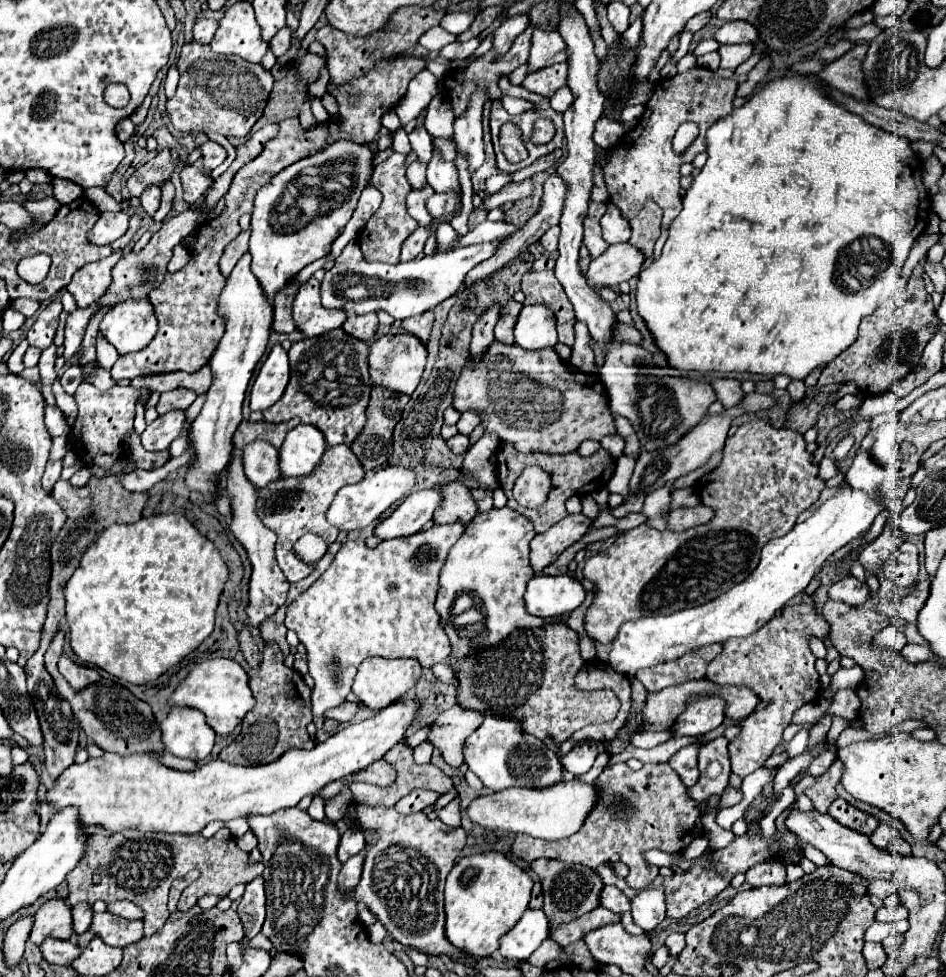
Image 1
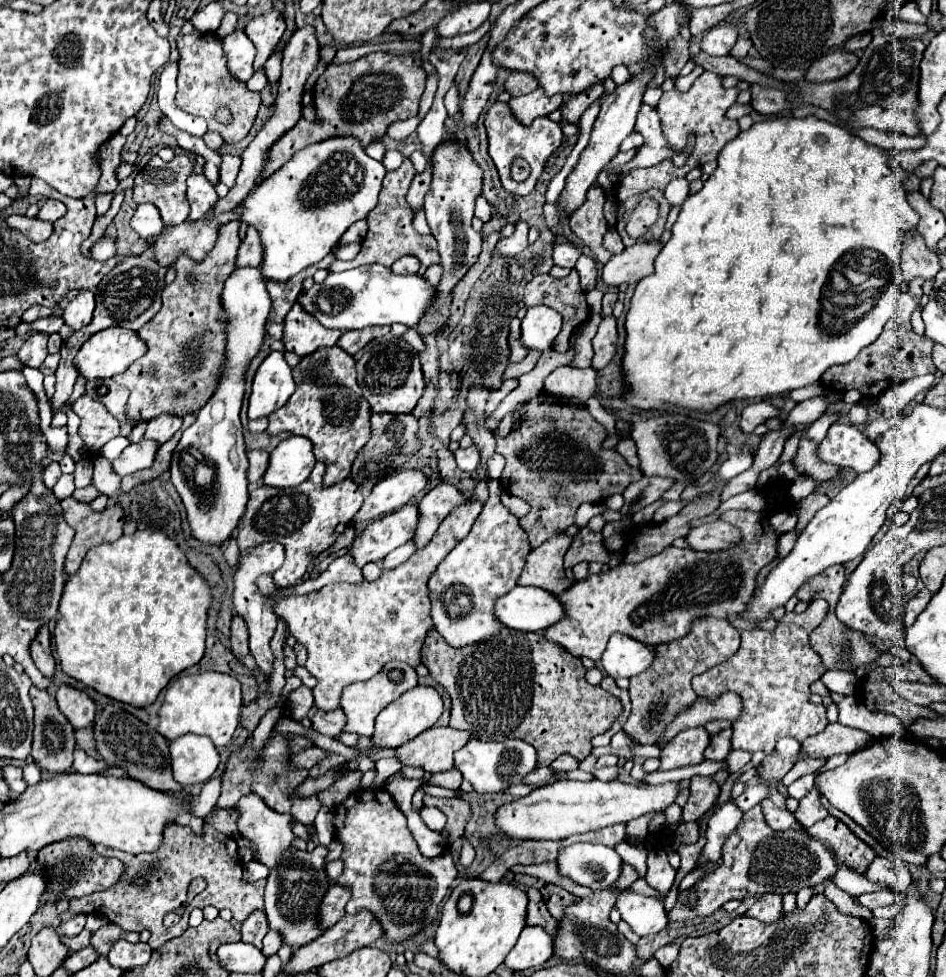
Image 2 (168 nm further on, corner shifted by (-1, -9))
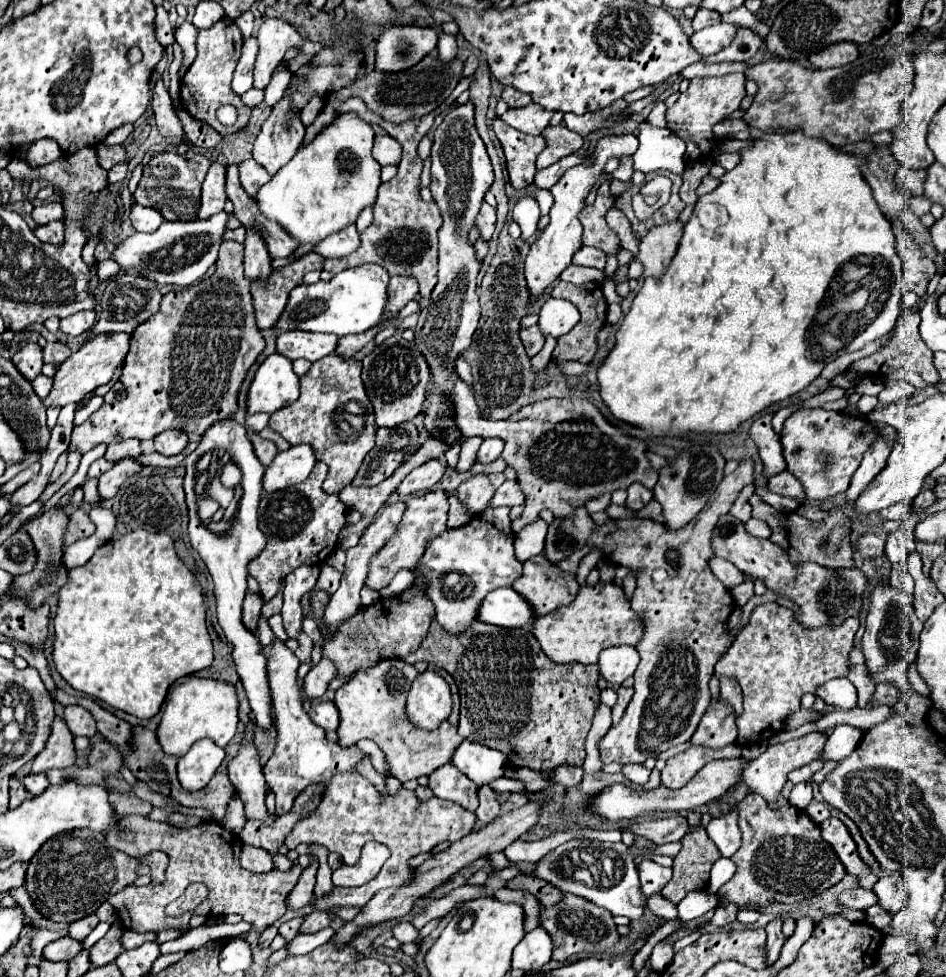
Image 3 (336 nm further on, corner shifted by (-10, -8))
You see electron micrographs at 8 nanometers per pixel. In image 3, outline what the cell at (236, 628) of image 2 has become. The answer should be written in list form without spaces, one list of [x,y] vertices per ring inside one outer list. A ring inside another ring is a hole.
[[[248,592],[246,594],[246,600],[244,600],[244,616],[242,616],[242,622],[248,630],[256,630],[256,624],[258,624],[258,618],[260,618],[260,608],[262,608],[262,596],[258,592]]]

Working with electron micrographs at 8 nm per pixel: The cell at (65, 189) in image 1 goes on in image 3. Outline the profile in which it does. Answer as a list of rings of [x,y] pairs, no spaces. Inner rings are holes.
[[[50,202],[50,204],[44,204],[44,206],[36,206],[30,216],[36,222],[36,226],[44,226],[44,224],[48,224],[52,220],[62,220],[62,214],[64,214],[62,204]]]

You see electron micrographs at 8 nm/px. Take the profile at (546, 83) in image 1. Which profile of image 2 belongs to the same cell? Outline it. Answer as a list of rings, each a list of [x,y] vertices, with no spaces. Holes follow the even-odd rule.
[[[535,89],[523,97],[513,97],[509,101],[509,107],[523,125],[531,125],[531,121],[535,117],[543,117],[543,115],[549,115],[551,111],[559,109],[561,101],[563,101],[563,97],[547,97],[543,93],[543,89]]]

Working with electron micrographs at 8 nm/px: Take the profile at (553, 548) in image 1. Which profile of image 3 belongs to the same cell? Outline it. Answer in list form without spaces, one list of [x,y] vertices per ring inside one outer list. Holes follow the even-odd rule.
[[[538,554],[524,562],[522,576],[512,588],[532,604],[534,616],[546,616],[548,612],[570,604],[580,586],[576,576],[562,574],[562,570],[548,562],[544,554]]]

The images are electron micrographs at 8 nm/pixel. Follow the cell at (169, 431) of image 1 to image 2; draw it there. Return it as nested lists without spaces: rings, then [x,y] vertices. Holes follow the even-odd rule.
[[[143,439],[139,443],[133,443],[121,453],[119,459],[113,461],[113,469],[121,477],[135,473],[135,471],[141,471],[141,469],[149,469],[155,455],[157,455],[157,449],[159,449],[159,445],[155,445],[155,441]]]

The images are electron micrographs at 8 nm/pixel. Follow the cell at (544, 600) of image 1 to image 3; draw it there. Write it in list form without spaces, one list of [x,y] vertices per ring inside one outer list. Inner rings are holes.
[[[512,588],[492,590],[478,608],[478,620],[502,628],[522,628],[524,624],[534,624],[532,606]]]

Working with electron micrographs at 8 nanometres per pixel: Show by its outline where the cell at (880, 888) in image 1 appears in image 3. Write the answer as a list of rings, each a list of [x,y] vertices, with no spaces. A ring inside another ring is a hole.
[[[852,888],[844,890],[838,896],[838,904],[842,908],[854,908],[854,910],[866,910],[876,904],[876,896],[872,890],[862,890],[862,888]]]

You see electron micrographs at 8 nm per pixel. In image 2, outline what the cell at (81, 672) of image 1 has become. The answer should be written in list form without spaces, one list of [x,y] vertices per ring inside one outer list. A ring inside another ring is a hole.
[[[61,685],[55,697],[57,697],[59,709],[65,713],[65,717],[73,723],[75,729],[91,727],[97,707],[95,707],[95,701],[87,693],[71,685]]]

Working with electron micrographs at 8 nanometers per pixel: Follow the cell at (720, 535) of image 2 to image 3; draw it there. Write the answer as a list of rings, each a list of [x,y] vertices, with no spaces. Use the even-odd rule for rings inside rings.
[[[724,514],[720,518],[720,522],[714,530],[712,548],[714,548],[716,556],[730,560],[746,576],[750,576],[754,580],[762,580],[768,590],[798,604],[800,612],[796,614],[796,620],[800,624],[804,624],[804,628],[820,628],[820,626],[828,626],[828,624],[840,626],[846,618],[860,614],[862,596],[868,586],[868,580],[858,568],[832,570],[832,568],[824,568],[824,566],[812,564],[812,562],[794,564],[788,560],[786,550],[772,544],[770,540],[760,540],[760,538],[750,536],[744,530],[744,524],[730,514]]]

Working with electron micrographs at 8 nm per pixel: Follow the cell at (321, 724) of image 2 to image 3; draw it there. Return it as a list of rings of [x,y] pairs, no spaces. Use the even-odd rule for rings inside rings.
[[[318,702],[310,708],[308,714],[310,714],[312,722],[316,722],[316,726],[324,728],[326,732],[336,730],[338,724],[340,724],[340,716],[338,716],[338,710],[336,710],[334,702]]]

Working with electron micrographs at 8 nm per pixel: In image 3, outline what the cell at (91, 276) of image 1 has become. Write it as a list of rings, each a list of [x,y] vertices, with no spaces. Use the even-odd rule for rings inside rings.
[[[94,310],[72,314],[72,316],[60,320],[60,332],[68,338],[76,338],[76,336],[84,334],[86,330],[90,330],[94,326],[94,322],[96,322],[96,312]]]

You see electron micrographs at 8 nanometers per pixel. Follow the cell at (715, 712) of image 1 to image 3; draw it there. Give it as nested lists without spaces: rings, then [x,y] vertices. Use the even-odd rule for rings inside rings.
[[[730,744],[722,750],[712,750],[712,748],[704,748],[704,746],[690,746],[686,752],[676,754],[666,760],[664,770],[660,772],[662,786],[666,786],[668,790],[678,790],[684,784],[688,784],[688,780],[692,780],[692,776],[710,760],[736,758],[736,756],[740,756],[738,744]]]

